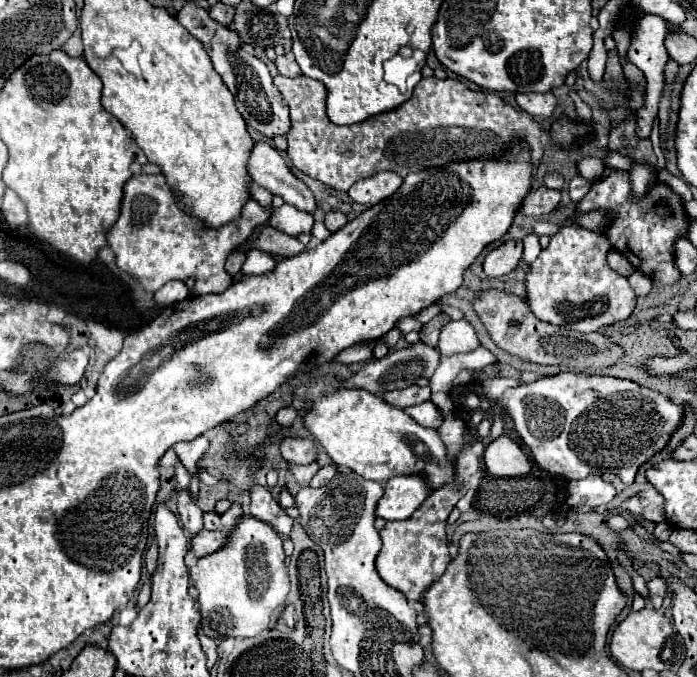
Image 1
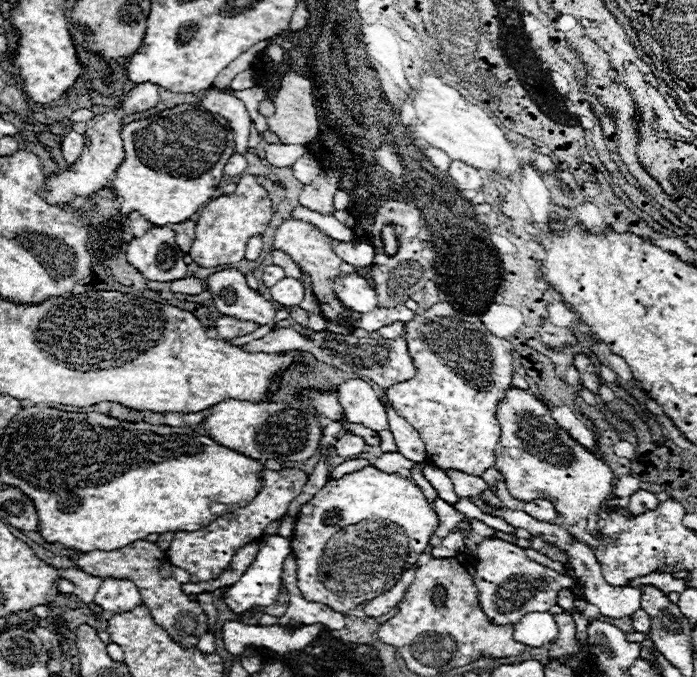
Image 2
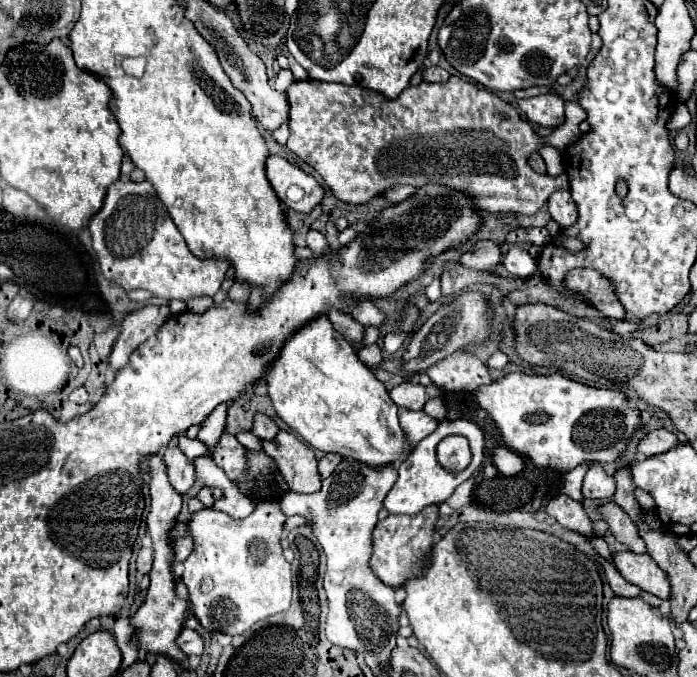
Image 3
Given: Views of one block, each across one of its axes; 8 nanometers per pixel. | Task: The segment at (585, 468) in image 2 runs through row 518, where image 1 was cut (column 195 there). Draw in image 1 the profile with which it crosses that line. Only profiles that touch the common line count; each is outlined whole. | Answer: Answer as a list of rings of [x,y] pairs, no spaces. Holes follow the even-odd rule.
[[[242,518],[236,530],[228,534],[228,544],[200,558],[190,568],[190,574],[196,578],[198,602],[202,606],[202,630],[216,640],[248,638],[264,632],[272,610],[286,600],[290,590],[282,540],[270,524],[258,518]]]

